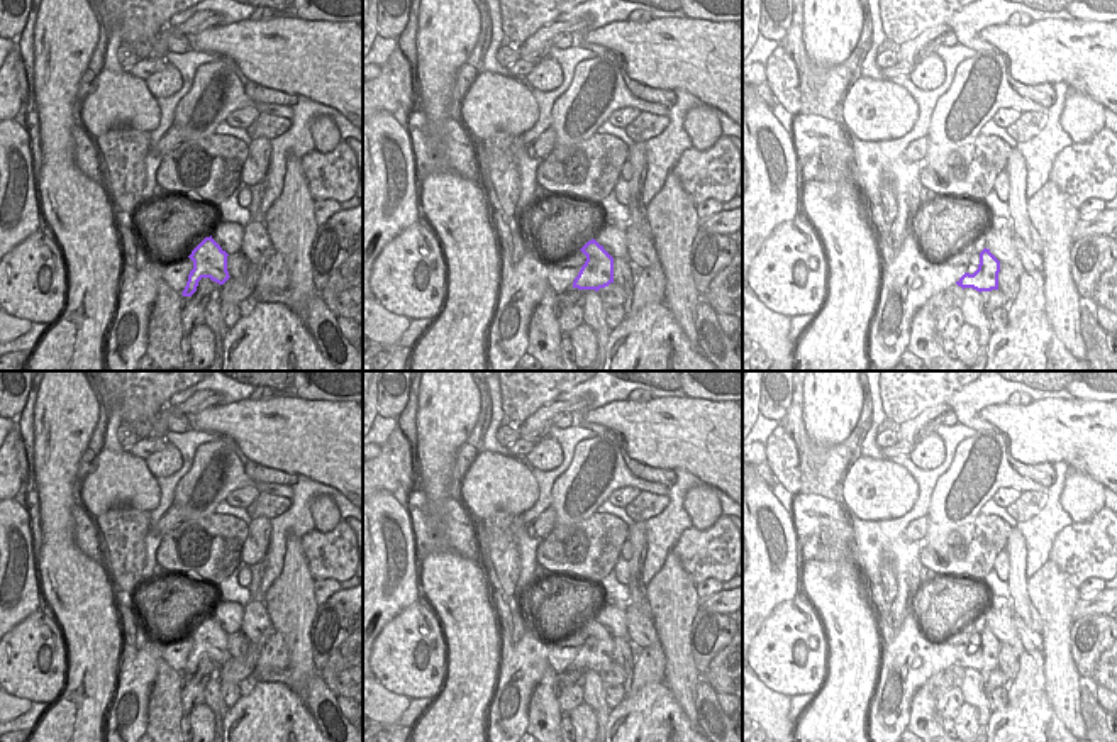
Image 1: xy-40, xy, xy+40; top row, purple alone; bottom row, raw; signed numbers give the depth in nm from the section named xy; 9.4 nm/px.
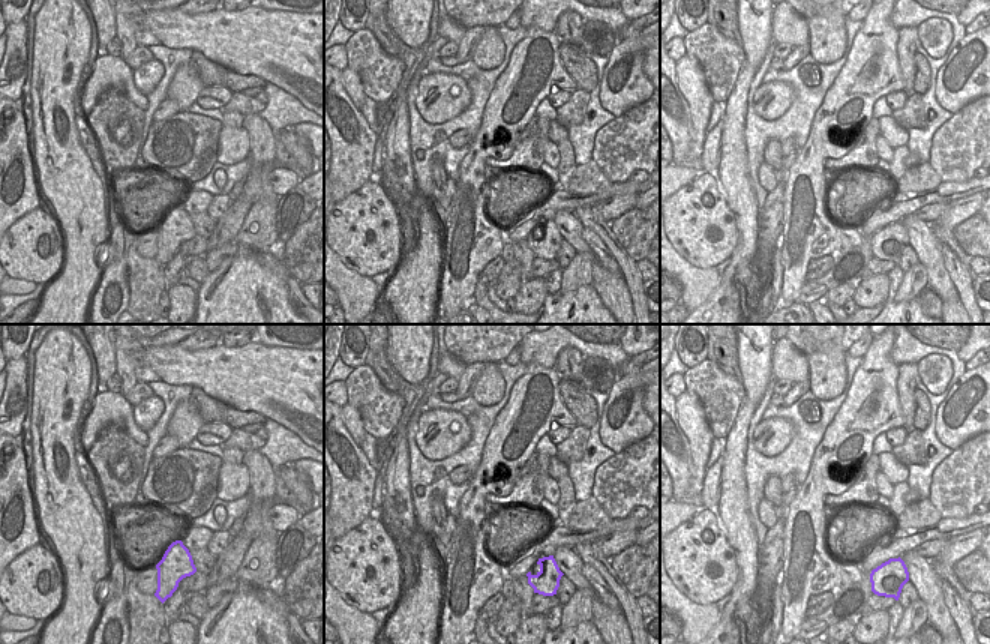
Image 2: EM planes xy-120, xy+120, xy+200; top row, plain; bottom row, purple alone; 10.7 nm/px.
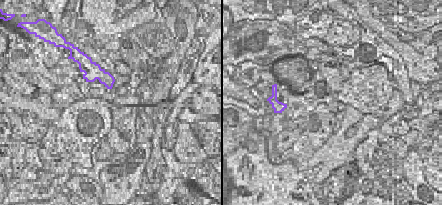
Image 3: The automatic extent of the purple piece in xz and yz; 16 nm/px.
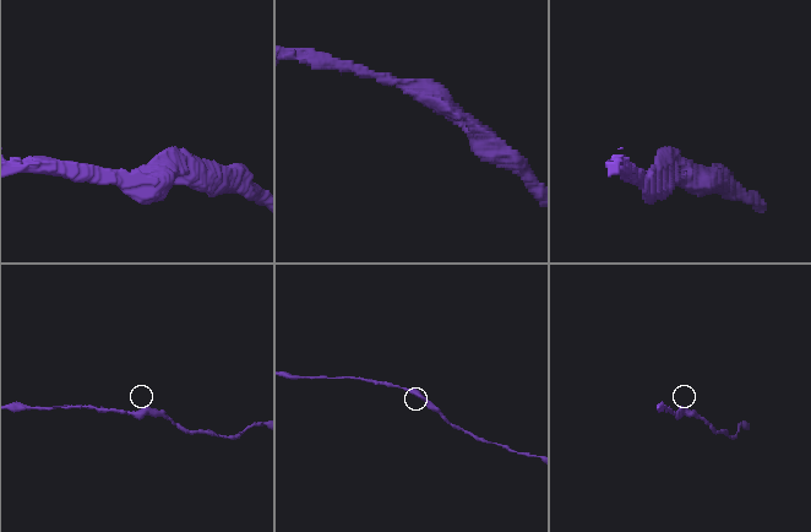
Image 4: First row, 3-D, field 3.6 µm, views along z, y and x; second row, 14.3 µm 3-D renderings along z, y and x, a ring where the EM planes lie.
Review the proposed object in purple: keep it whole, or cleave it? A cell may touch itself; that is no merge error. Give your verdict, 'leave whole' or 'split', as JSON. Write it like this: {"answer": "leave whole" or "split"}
{"answer": "leave whole"}

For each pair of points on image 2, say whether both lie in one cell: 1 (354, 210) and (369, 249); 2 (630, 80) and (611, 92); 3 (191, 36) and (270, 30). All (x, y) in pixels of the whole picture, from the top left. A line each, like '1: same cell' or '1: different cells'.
1: same cell
2: same cell
3: same cell

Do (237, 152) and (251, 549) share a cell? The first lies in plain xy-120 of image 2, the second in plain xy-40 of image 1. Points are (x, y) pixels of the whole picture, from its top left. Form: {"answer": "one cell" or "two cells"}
{"answer": "one cell"}

